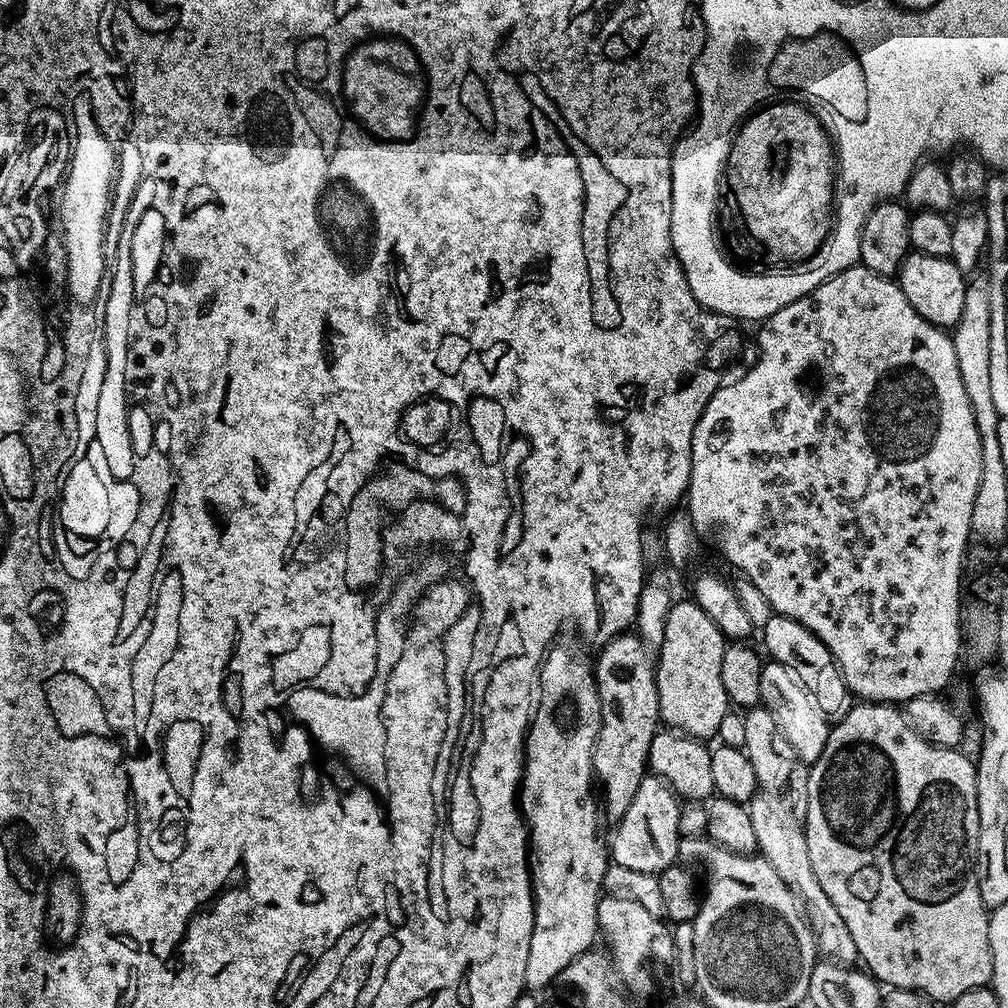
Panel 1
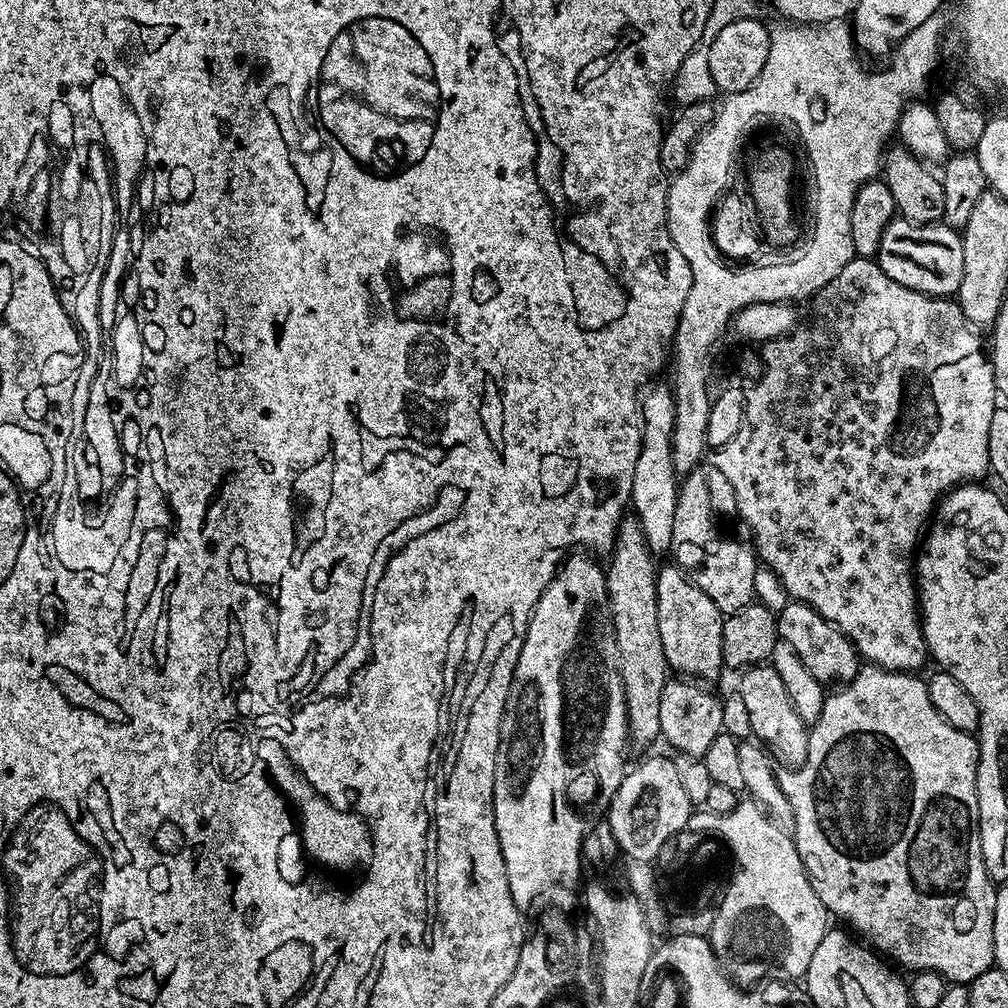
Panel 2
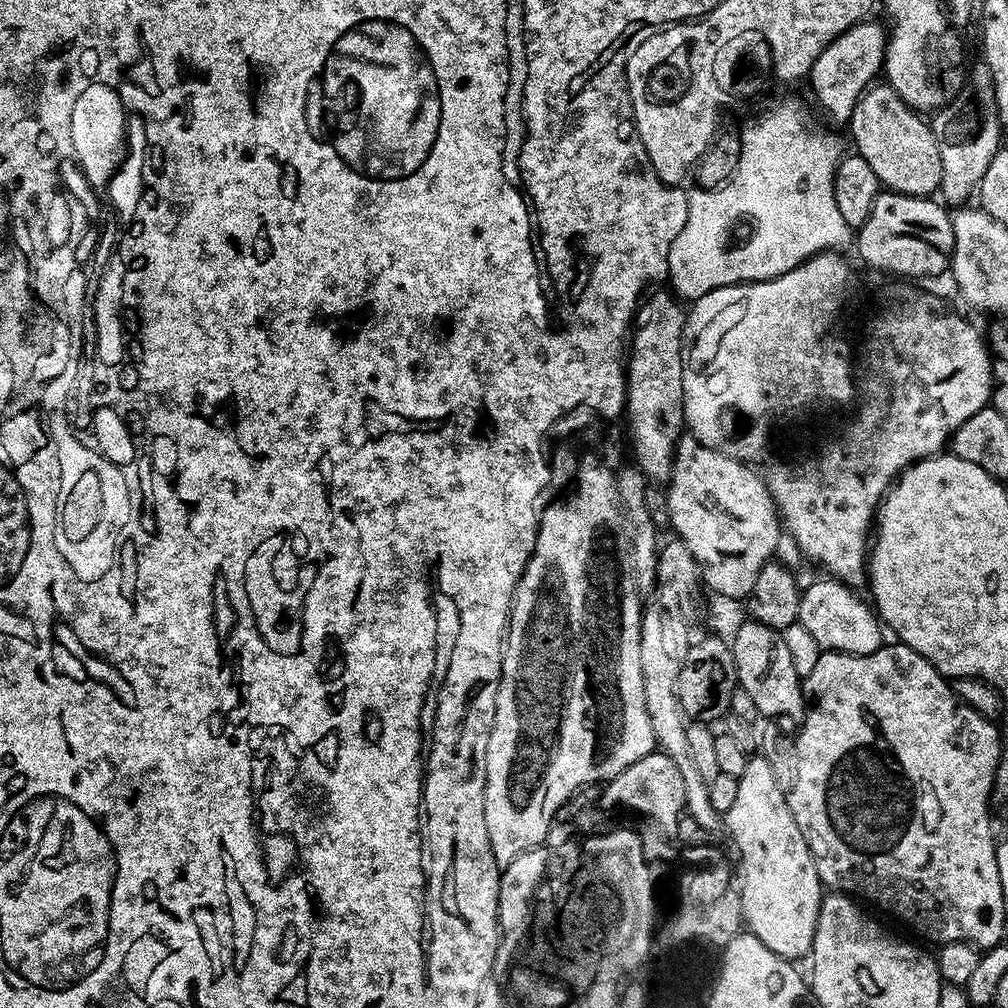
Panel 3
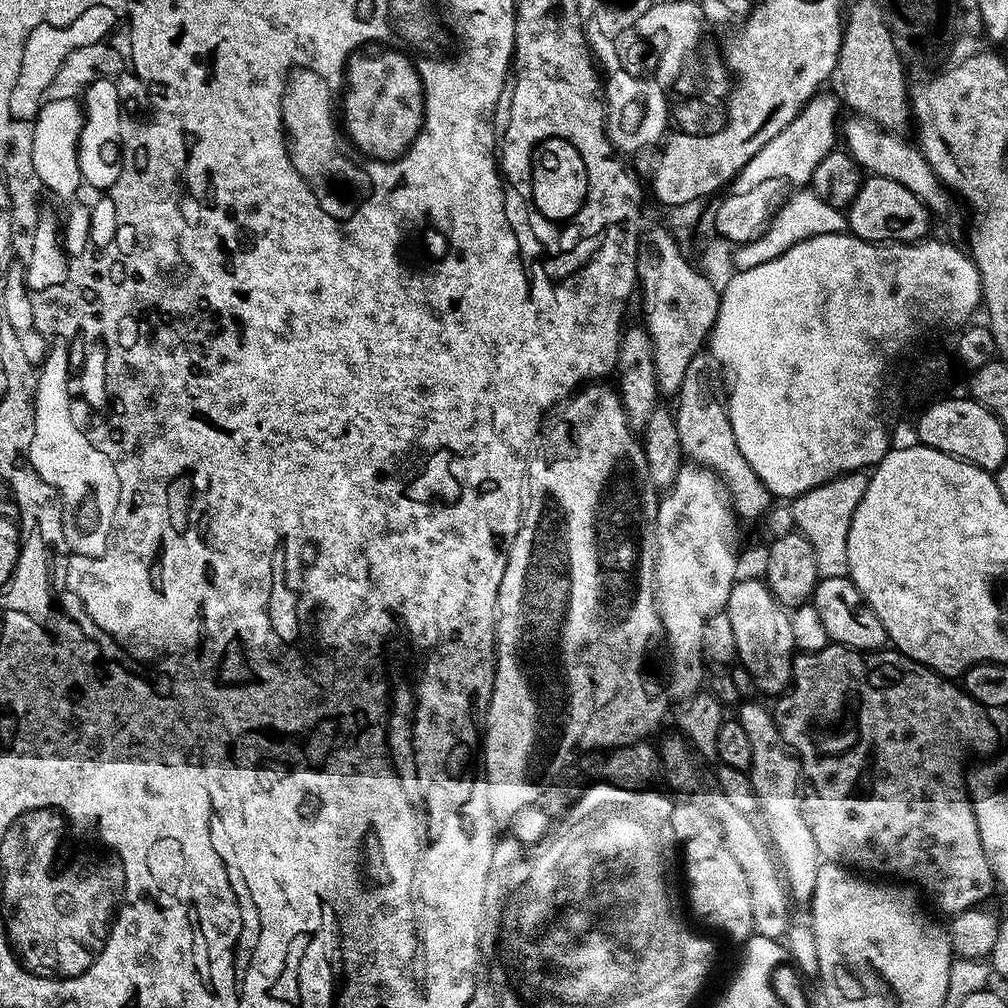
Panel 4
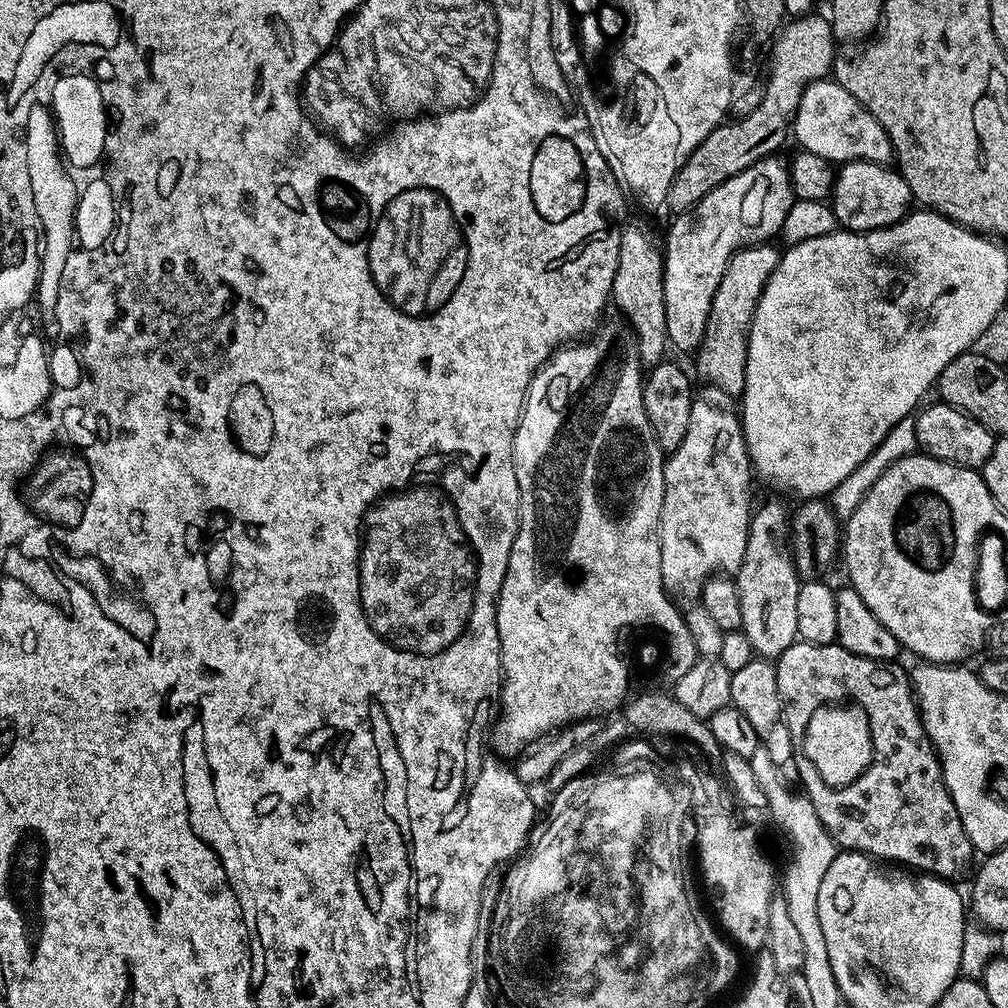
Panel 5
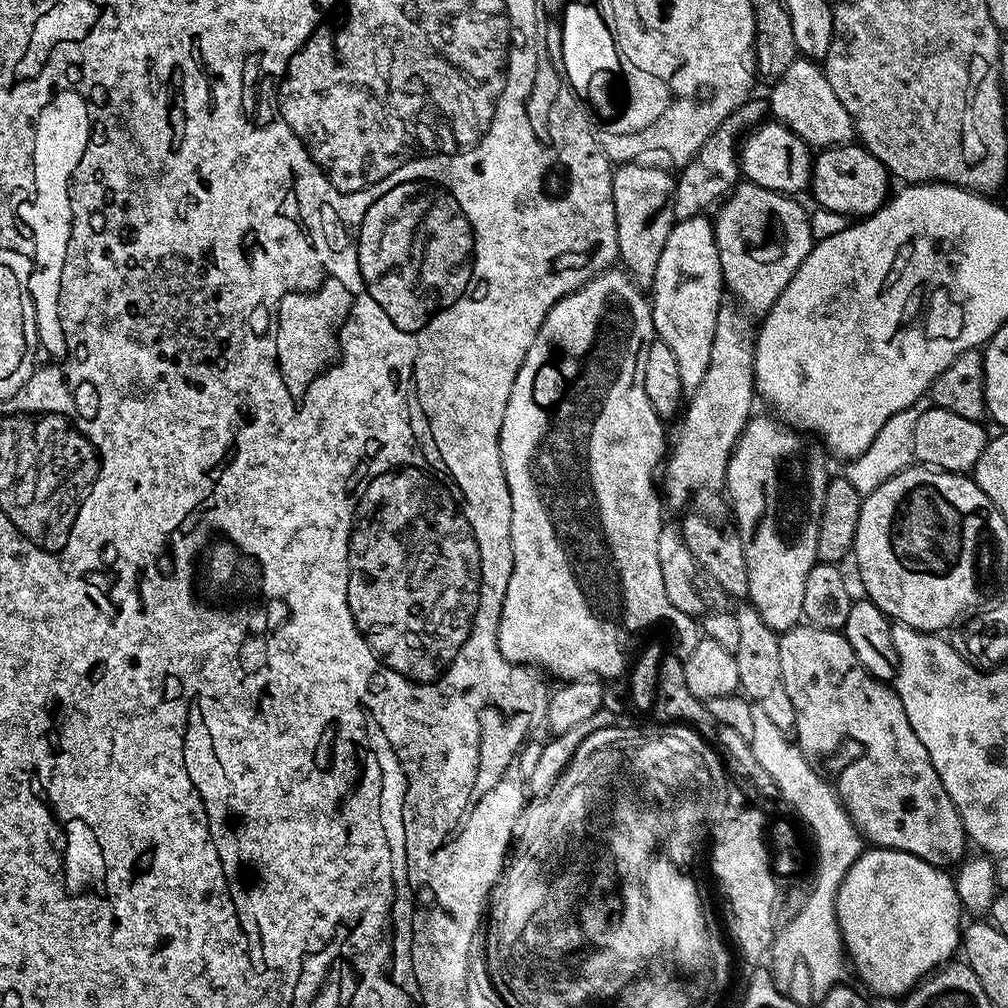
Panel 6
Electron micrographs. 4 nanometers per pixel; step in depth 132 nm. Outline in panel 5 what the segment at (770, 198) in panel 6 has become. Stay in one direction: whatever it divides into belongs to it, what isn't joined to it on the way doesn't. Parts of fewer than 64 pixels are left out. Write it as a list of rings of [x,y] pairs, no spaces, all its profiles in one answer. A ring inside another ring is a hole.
[[[772,242],[749,244],[732,255],[726,266],[726,274],[722,274],[722,282],[718,282],[718,290],[714,290],[714,302],[706,318],[706,330],[702,334],[699,348],[694,353],[697,372],[695,375],[700,375],[705,380],[705,385],[721,388],[733,398],[744,395],[748,331],[752,325],[754,310],[762,298],[762,290],[770,274],[774,274],[782,255],[781,249],[776,249],[774,245]]]

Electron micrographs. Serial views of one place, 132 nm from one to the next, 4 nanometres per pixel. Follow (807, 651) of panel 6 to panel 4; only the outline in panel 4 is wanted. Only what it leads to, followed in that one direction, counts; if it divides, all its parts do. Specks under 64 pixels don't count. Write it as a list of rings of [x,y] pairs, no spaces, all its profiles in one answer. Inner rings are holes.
[[[829,646],[817,652],[797,655],[792,662],[792,683],[788,691],[783,693],[775,701],[775,704],[774,715],[776,727],[780,729],[780,739],[802,761],[802,776],[806,781],[806,787],[802,792],[804,817],[814,834],[814,842],[818,846],[820,855],[827,863],[851,866],[864,874],[881,872],[884,875],[881,877],[895,878],[897,881],[907,882],[909,885],[917,884],[917,886],[912,886],[919,889],[921,893],[924,891],[942,911],[948,912],[947,914],[965,912],[966,909],[975,908],[981,902],[987,901],[984,899],[991,894],[992,888],[994,889],[994,877],[990,870],[990,862],[986,862],[986,854],[982,850],[982,838],[978,834],[978,818],[974,818],[972,798],[968,795],[963,760],[967,758],[968,752],[973,752],[974,755],[980,756],[979,758],[991,757],[1001,747],[1001,745],[999,746],[1000,732],[996,729],[995,722],[988,717],[991,716],[989,709],[974,702],[974,698],[970,698],[959,683],[953,682],[947,676],[940,675],[939,672],[935,672],[934,669],[928,668],[924,664],[914,662],[909,656],[903,656],[901,652],[895,650],[858,652],[854,648],[839,646]],[[848,699],[857,700],[860,703],[860,709],[856,712],[856,724],[854,723],[857,742],[855,747],[851,748],[851,751],[843,758],[828,758],[822,753],[816,752],[814,742],[808,744],[810,734],[817,725],[825,720],[839,721],[842,716],[840,711],[844,708],[843,700]]]

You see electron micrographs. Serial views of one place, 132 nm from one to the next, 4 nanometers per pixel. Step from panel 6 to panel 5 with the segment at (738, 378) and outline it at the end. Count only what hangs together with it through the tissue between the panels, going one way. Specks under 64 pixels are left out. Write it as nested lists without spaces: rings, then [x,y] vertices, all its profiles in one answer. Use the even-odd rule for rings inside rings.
[[[711,386],[703,389],[705,392],[695,397],[690,410],[690,424],[687,427],[686,436],[682,444],[669,455],[664,462],[664,493],[662,494],[662,510],[660,511],[660,569],[664,579],[664,587],[673,597],[692,596],[699,597],[704,583],[717,574],[734,574],[742,566],[742,558],[746,554],[746,542],[748,541],[748,523],[752,520],[754,503],[752,504],[752,480],[754,481],[754,469],[752,461],[748,459],[748,447],[744,441],[744,425],[739,411],[732,409],[733,397],[728,396],[721,388]]]

